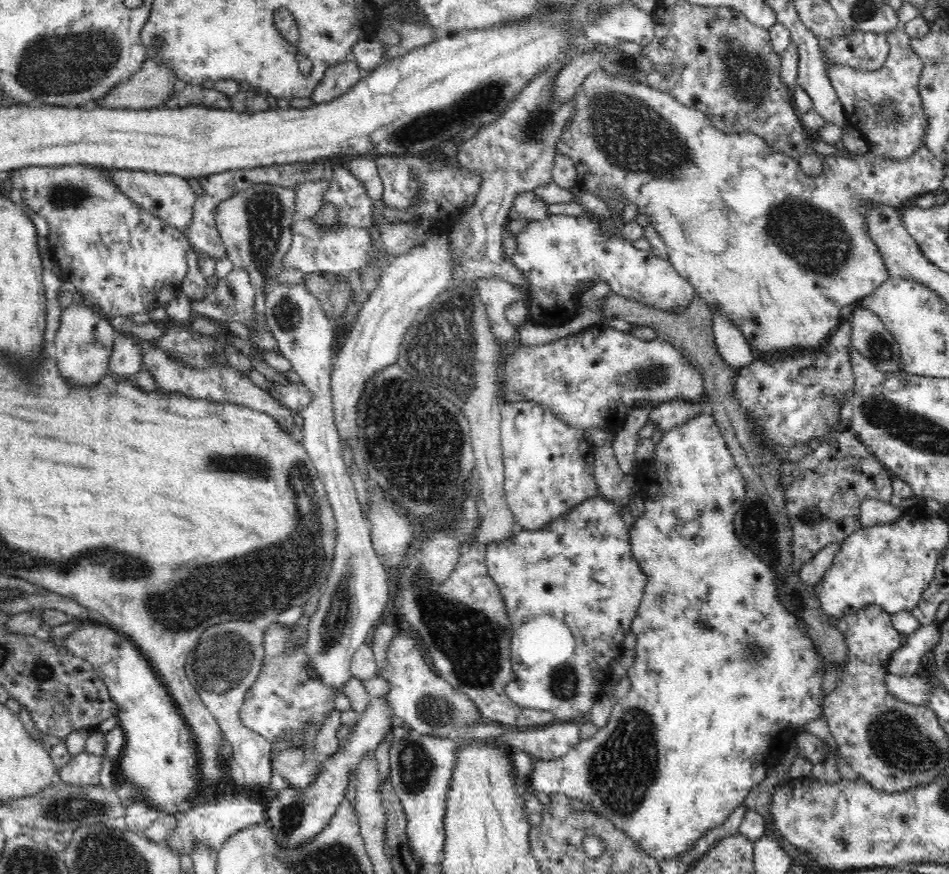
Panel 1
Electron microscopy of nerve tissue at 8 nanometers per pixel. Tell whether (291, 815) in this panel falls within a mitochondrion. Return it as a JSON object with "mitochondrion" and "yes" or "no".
{"mitochondrion":"yes"}

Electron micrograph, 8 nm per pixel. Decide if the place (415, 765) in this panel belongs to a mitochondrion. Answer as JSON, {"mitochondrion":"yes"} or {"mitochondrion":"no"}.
{"mitochondrion":"yes"}

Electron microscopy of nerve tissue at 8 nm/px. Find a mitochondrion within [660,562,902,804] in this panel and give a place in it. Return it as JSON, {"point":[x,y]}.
{"point":[750,648]}

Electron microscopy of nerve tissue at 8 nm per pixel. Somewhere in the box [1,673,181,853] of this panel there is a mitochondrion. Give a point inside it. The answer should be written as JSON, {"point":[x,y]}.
{"point":[75,808]}

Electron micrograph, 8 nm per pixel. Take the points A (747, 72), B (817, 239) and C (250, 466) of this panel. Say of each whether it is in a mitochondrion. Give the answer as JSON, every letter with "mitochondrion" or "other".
{"A":"mitochondrion","B":"mitochondrion","C":"mitochondrion"}

